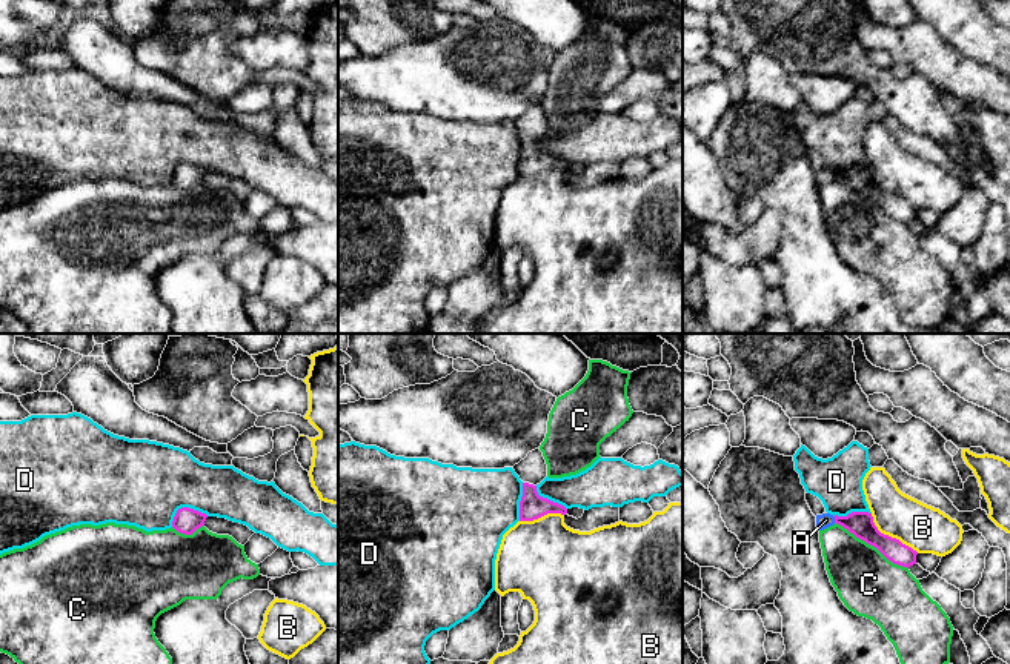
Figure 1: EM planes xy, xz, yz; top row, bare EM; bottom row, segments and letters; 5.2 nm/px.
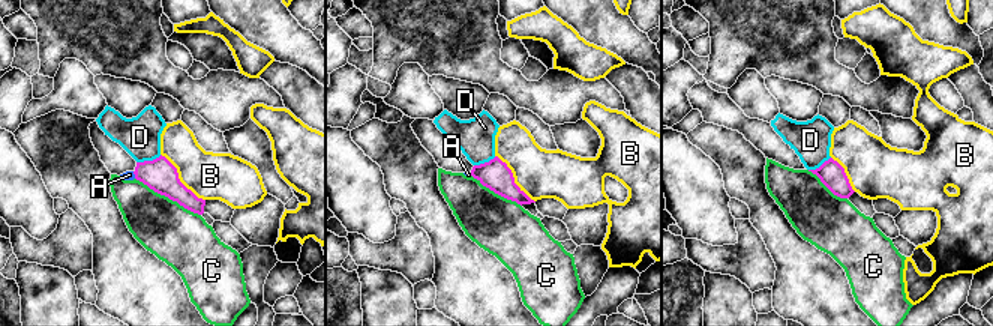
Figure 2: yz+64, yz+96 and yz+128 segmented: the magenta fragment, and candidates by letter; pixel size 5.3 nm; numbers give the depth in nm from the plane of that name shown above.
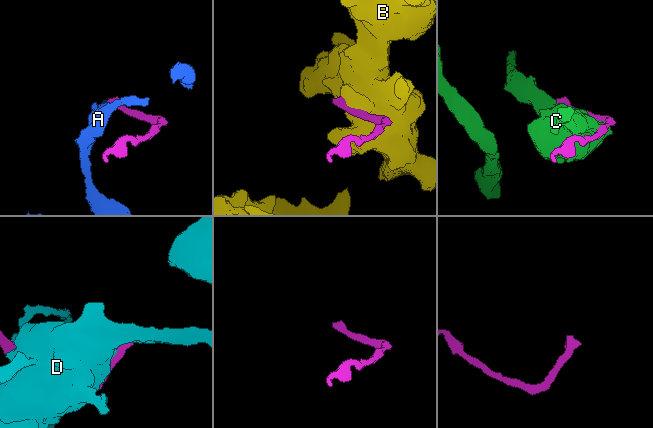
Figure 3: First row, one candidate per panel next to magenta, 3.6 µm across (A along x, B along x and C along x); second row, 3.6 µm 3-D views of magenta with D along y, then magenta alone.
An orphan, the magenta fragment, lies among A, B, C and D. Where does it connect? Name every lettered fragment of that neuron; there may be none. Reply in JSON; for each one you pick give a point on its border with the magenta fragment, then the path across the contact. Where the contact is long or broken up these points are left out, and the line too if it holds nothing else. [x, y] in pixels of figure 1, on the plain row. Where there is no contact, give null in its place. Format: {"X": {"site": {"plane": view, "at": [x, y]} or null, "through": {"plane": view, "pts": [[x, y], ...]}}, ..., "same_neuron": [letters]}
{"same_neuron": []}

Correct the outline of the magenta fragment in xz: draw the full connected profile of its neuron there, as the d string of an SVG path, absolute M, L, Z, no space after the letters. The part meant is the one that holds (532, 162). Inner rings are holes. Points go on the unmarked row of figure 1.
M540 103L529 108L527 112L512 124L523 137L520 177L533 177L547 169L567 169L564 161L543 154L537 148L537 141L547 132L547 120Z

